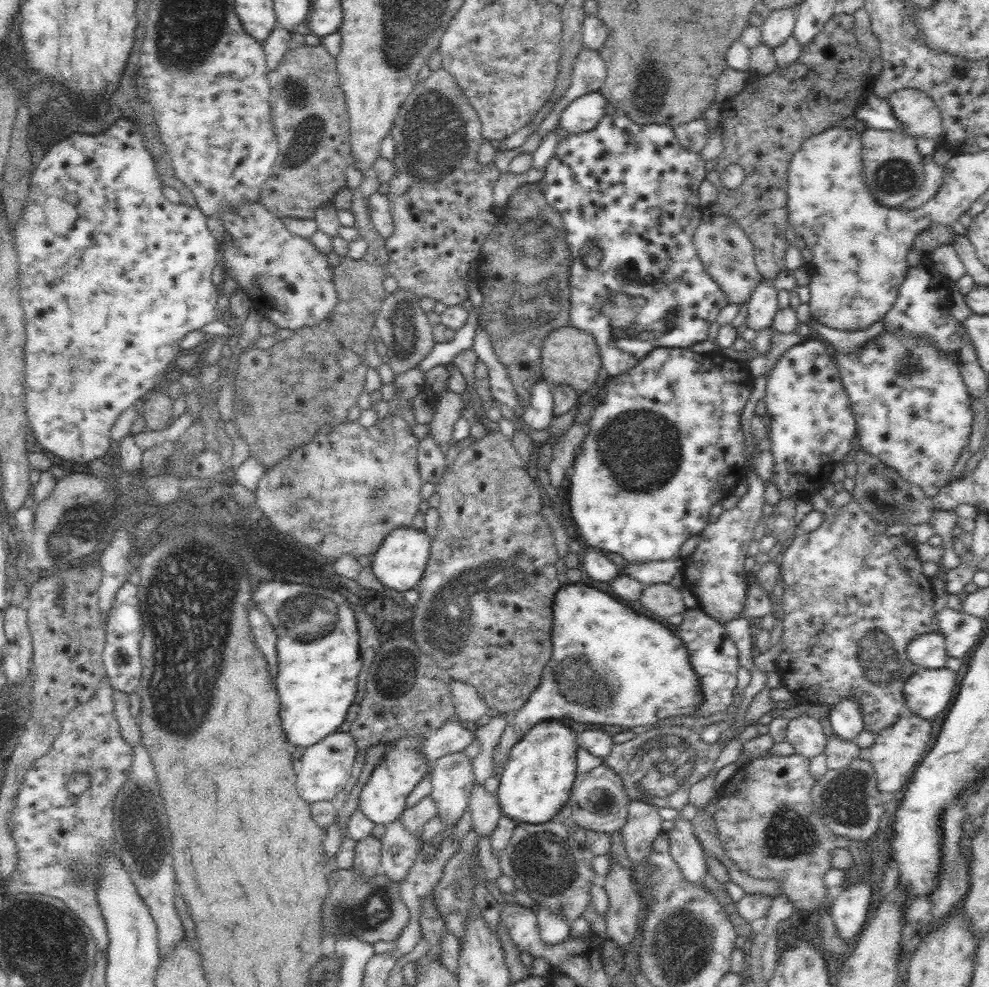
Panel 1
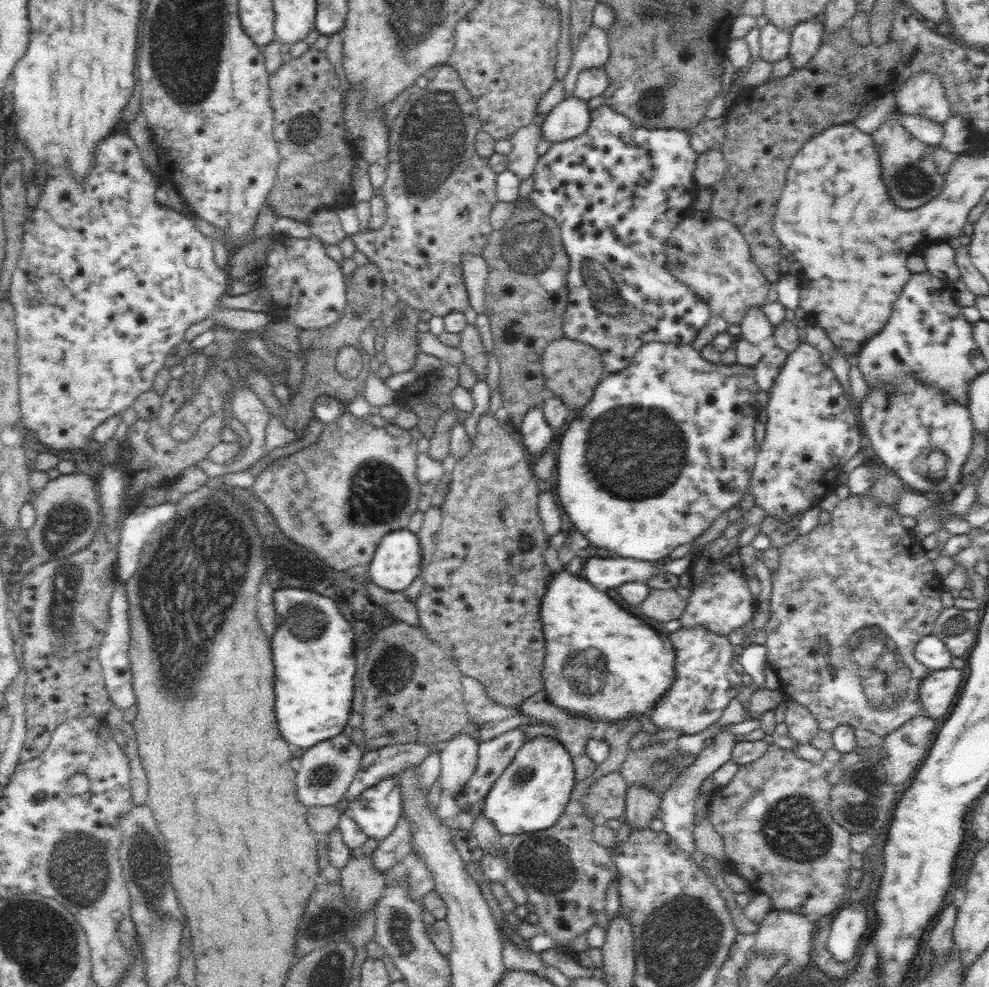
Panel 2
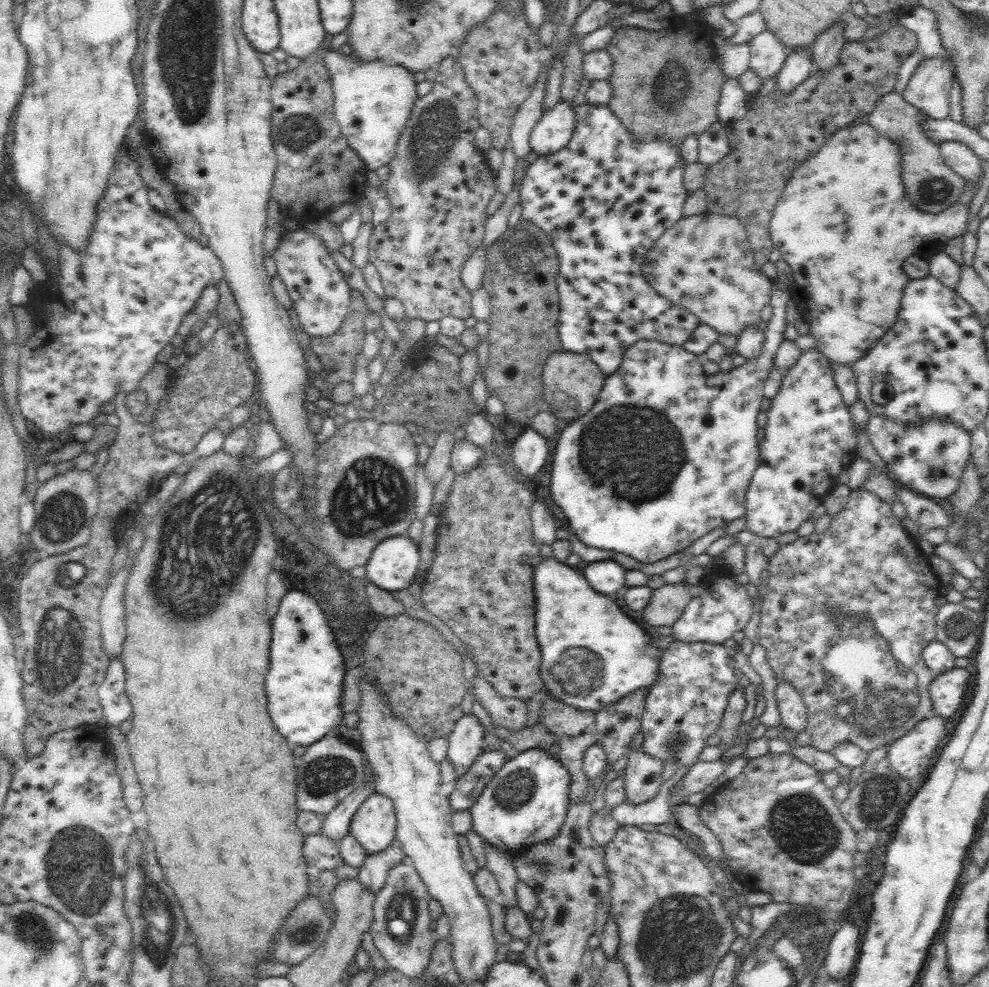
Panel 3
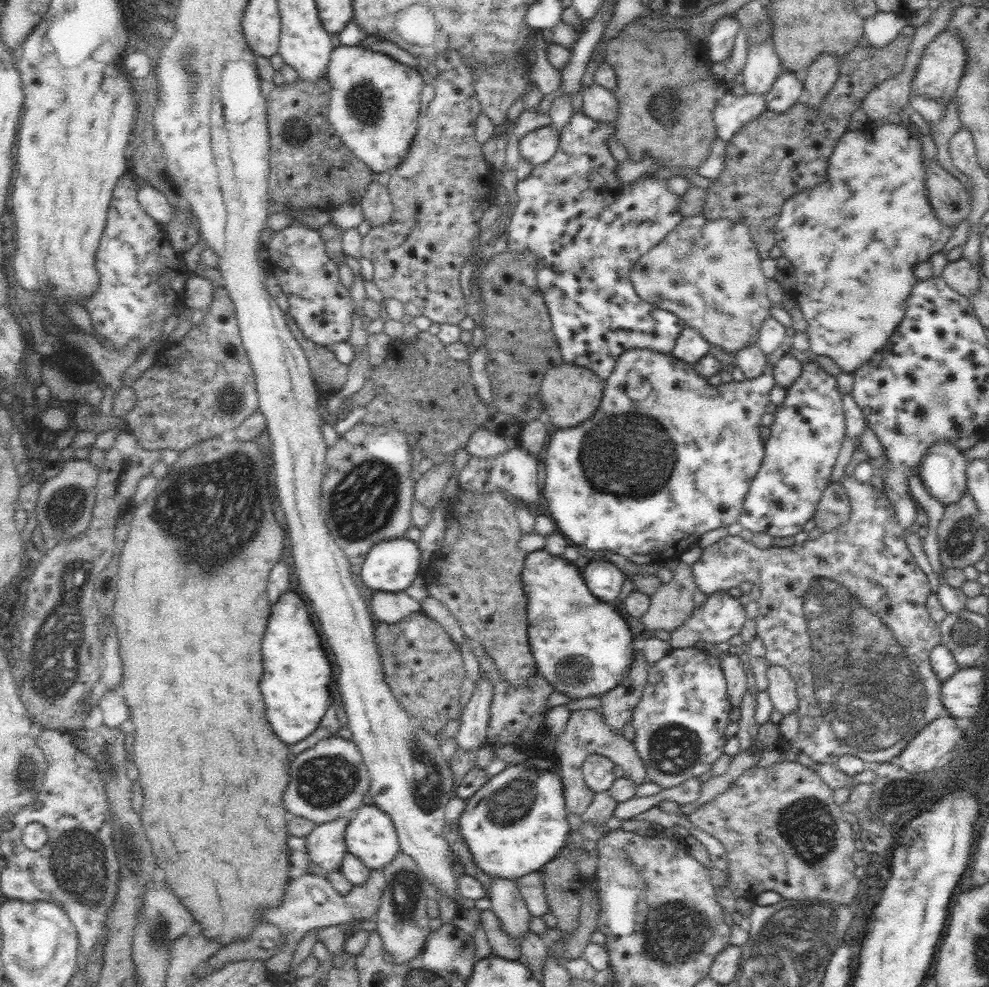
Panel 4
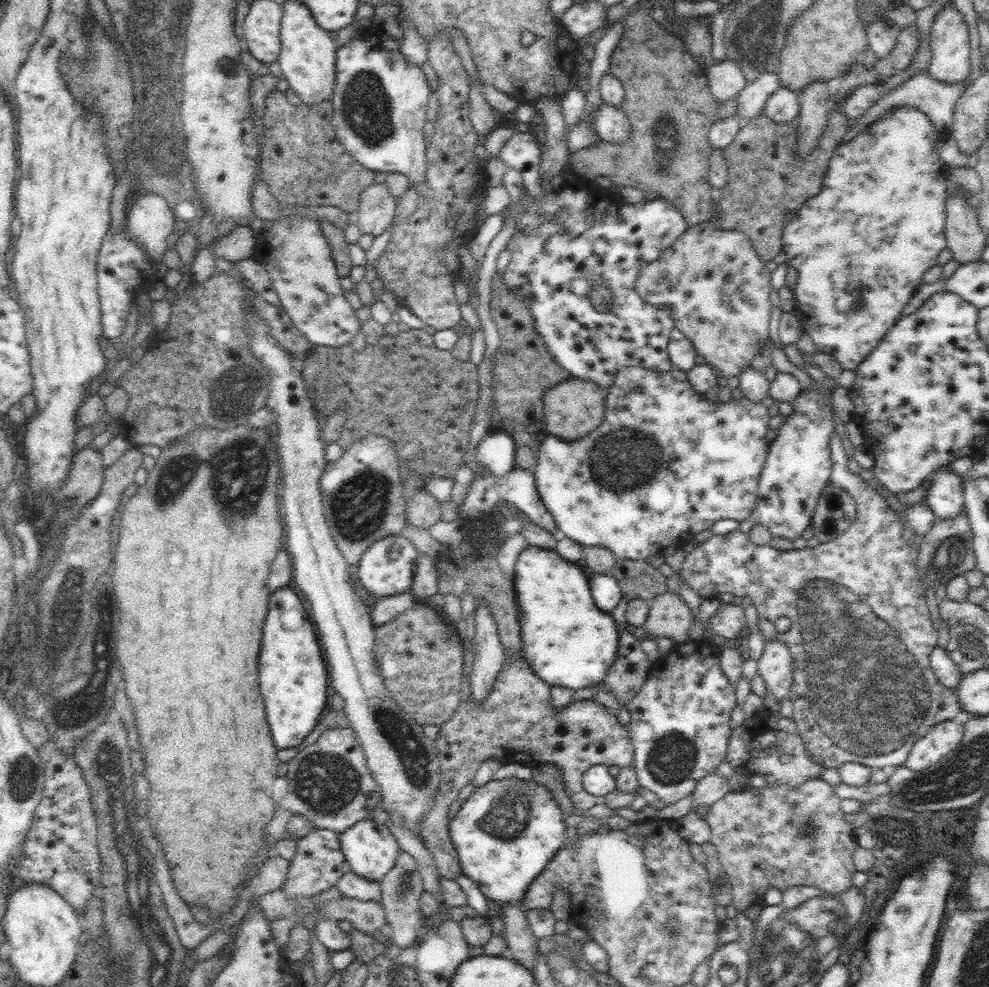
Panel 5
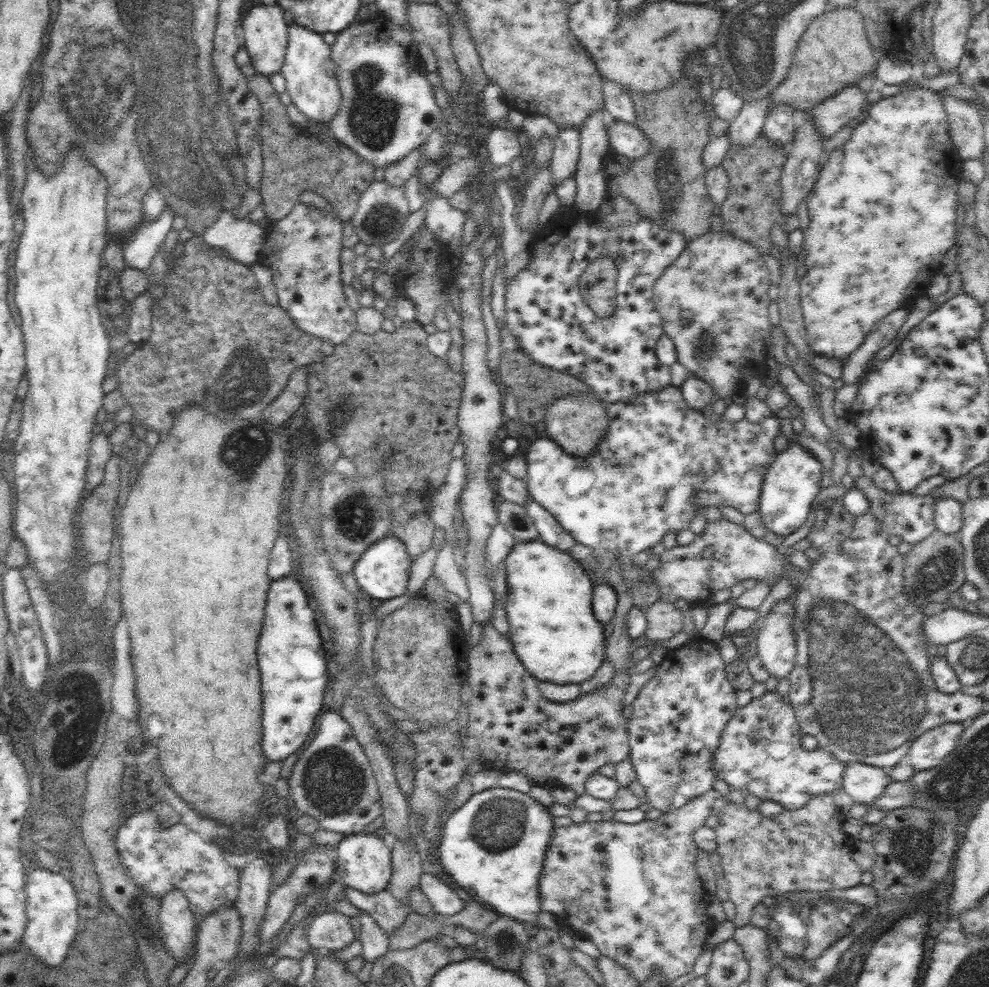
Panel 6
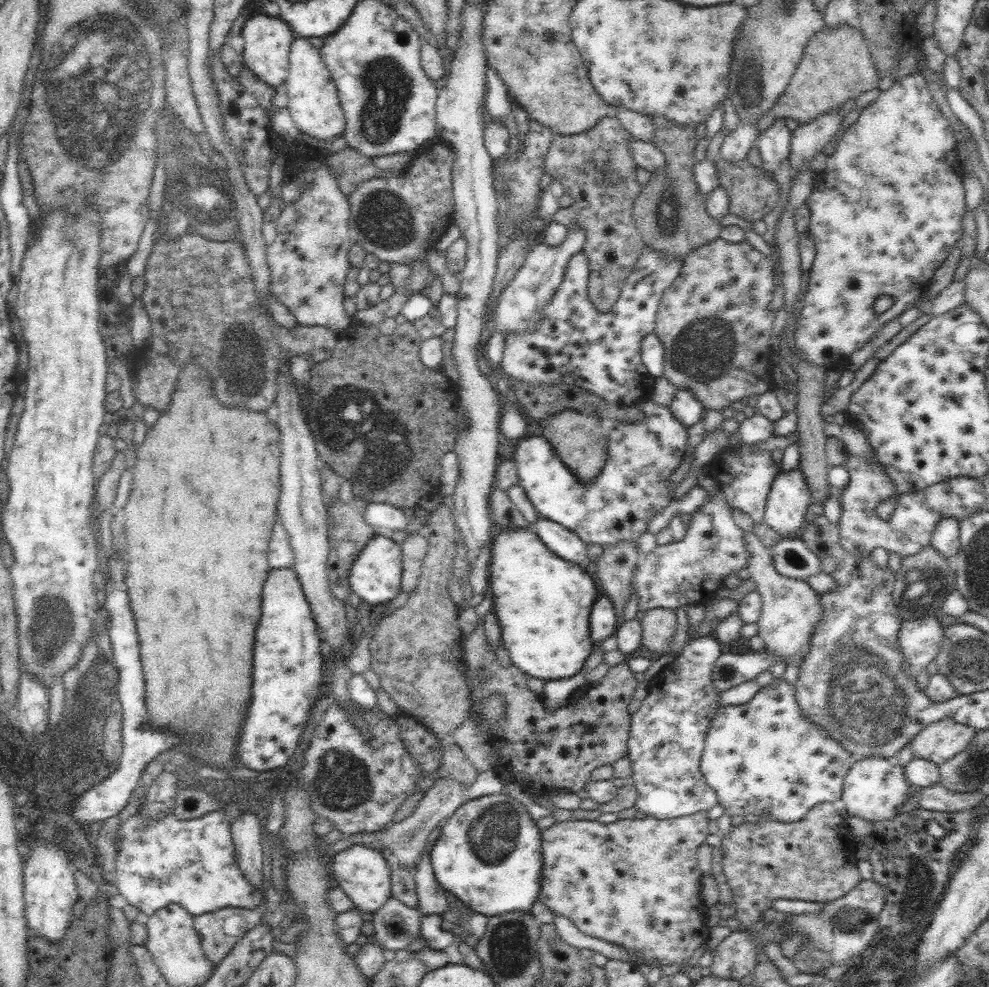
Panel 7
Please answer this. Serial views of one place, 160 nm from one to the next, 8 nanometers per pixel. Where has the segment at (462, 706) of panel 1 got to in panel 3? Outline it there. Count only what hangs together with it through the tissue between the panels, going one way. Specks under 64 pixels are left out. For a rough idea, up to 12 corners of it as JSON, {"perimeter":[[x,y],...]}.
{"perimeter":[[478,675],[472,684],[494,726],[520,730],[528,700],[502,697]]}

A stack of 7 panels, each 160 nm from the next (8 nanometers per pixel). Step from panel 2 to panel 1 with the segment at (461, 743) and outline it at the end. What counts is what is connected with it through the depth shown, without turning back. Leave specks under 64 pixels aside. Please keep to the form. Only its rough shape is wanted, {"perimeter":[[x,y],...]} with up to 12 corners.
{"perimeter":[[464,751],[441,756],[426,789],[454,830],[475,787]]}

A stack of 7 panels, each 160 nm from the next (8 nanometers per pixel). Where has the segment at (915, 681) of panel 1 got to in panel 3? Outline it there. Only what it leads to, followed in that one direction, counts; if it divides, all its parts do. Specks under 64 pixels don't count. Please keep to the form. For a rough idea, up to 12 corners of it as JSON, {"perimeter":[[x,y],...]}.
{"perimeter":[[970,672],[935,674],[929,687],[934,712],[958,712]]}

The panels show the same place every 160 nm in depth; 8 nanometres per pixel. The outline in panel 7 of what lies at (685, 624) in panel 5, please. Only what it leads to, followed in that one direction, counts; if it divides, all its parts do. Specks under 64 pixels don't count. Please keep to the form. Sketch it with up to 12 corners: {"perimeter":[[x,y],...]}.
{"perimeter":[[645,612],[642,645],[667,654],[678,626],[676,612]]}

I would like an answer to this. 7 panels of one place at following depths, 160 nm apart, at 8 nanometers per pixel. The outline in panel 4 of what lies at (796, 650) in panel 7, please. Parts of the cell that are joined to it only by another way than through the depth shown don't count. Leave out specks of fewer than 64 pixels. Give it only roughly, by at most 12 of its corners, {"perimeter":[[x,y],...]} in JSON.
{"perimeter":[[768,665],[767,691],[783,716],[796,712],[795,681],[782,666]]}

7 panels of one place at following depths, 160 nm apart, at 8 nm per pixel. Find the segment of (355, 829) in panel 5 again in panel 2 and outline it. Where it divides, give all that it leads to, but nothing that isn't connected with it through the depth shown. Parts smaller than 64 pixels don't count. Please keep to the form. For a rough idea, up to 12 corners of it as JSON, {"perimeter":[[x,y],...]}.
{"perimeter":[[382,779],[349,803],[369,838],[392,834],[403,816],[399,782]]}

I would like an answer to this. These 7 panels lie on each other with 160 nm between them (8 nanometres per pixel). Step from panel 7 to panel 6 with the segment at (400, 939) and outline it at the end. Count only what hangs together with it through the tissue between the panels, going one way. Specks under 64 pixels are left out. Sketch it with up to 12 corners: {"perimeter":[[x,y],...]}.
{"perimeter":[[344,887],[345,898],[374,917],[389,937],[413,911],[387,888],[364,894]]}

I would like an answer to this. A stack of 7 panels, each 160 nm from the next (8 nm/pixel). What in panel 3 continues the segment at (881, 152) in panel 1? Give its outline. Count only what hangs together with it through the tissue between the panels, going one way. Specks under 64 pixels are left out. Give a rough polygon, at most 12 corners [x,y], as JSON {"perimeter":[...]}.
{"perimeter":[[882,95],[869,124],[900,150],[906,194],[938,214],[961,200],[965,179],[921,132],[920,110]]}

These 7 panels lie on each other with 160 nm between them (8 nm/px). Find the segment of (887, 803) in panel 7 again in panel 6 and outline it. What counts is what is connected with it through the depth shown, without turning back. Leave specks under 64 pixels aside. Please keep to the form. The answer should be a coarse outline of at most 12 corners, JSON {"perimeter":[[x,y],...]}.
{"perimeter":[[849,763],[843,789],[854,802],[874,802],[892,779],[871,763]]}

